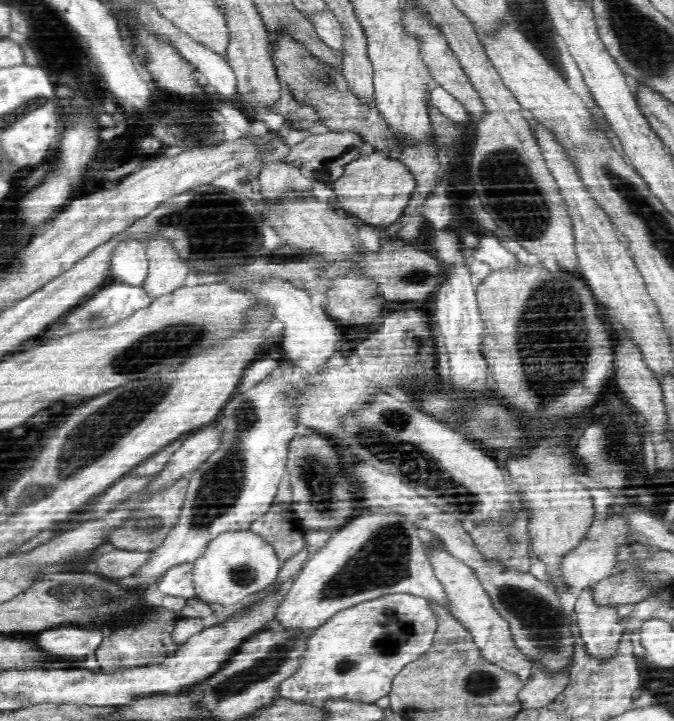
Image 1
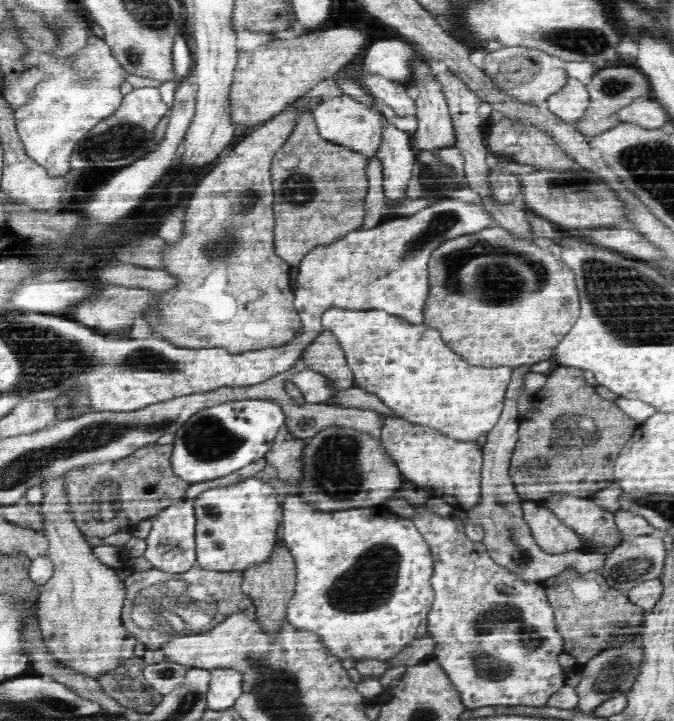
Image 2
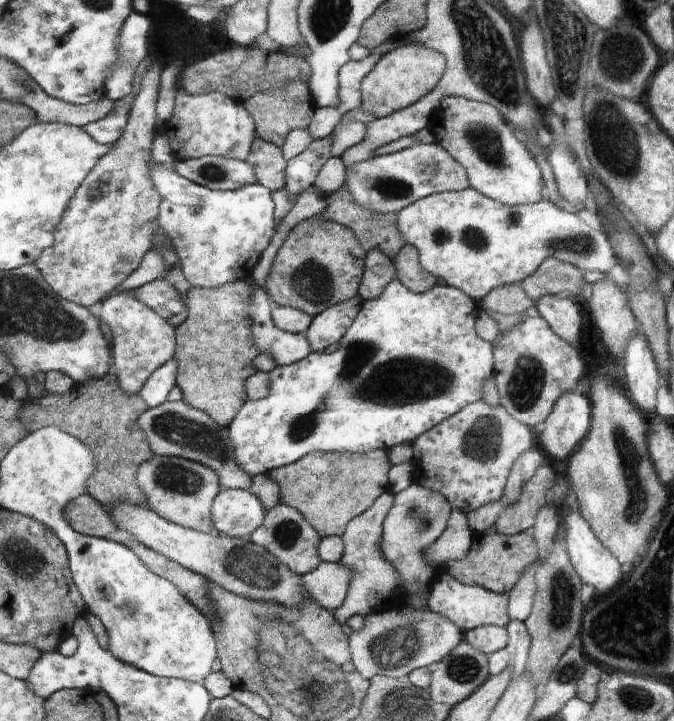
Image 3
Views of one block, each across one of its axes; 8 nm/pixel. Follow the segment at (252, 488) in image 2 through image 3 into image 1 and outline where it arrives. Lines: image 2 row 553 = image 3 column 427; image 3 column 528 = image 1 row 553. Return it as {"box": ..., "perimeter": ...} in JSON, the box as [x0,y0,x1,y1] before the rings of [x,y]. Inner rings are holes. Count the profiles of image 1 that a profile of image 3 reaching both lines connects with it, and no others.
{"box":[192,529,282,606],"perimeter":[[[244,529],[236,532],[223,532],[211,540],[204,554],[194,560],[192,580],[196,589],[195,598],[204,603],[216,602],[223,606],[238,604],[276,582],[282,566],[275,548],[259,533]]]}

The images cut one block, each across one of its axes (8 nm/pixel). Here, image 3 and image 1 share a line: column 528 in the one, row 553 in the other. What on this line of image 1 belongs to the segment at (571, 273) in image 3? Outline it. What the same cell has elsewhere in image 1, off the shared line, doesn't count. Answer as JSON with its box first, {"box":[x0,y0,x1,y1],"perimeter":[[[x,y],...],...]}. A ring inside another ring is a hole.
{"box":[248,503,305,564],"perimeter":[[[283,503],[272,504],[268,512],[252,522],[248,529],[250,532],[259,533],[264,540],[270,541],[281,564],[296,552],[300,552],[304,546],[305,532],[302,521]]]}

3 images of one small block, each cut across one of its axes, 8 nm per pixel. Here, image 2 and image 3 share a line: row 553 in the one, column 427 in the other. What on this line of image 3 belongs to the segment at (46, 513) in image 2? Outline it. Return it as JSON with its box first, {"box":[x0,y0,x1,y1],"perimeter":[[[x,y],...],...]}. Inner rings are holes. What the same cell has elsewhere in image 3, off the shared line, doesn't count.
{"box":[362,45,446,117],"perimeter":[[[422,45],[401,46],[394,52],[387,52],[381,55],[374,68],[362,79],[362,110],[377,117],[385,117],[394,114],[394,111],[411,107],[438,86],[446,70],[444,54]]]}

